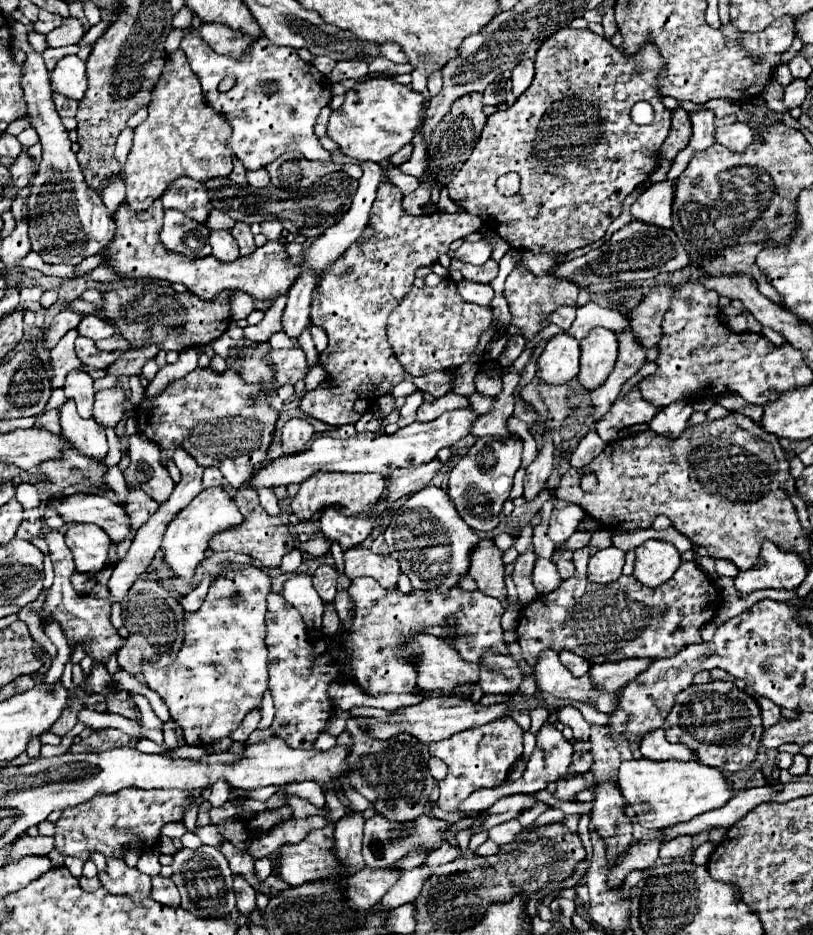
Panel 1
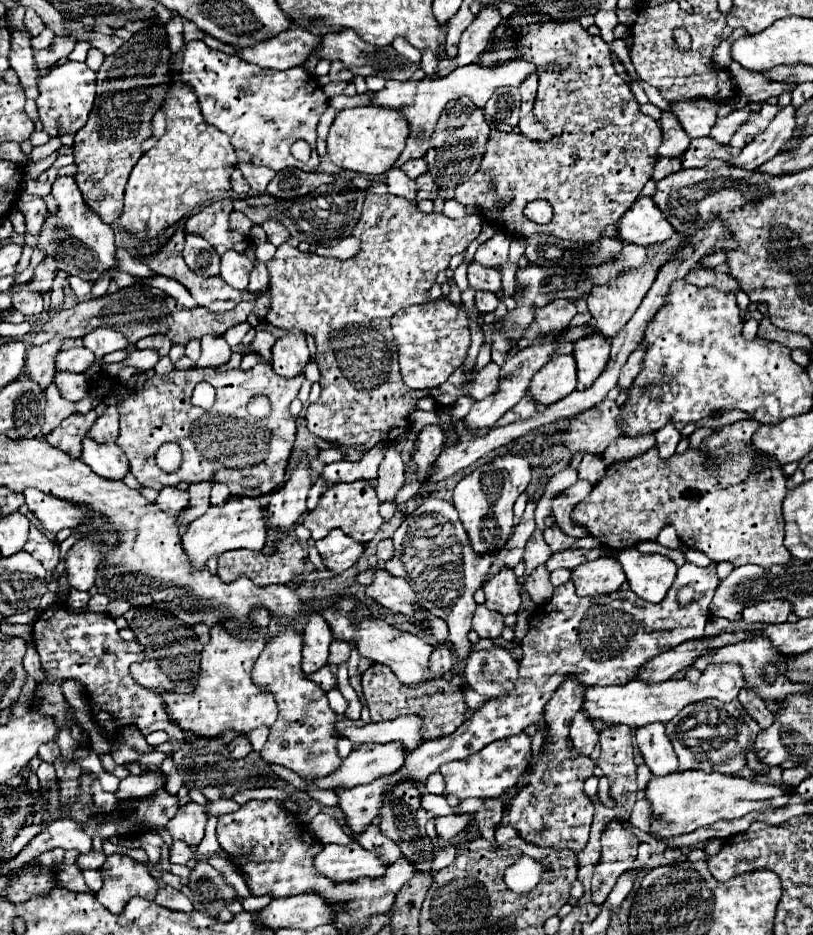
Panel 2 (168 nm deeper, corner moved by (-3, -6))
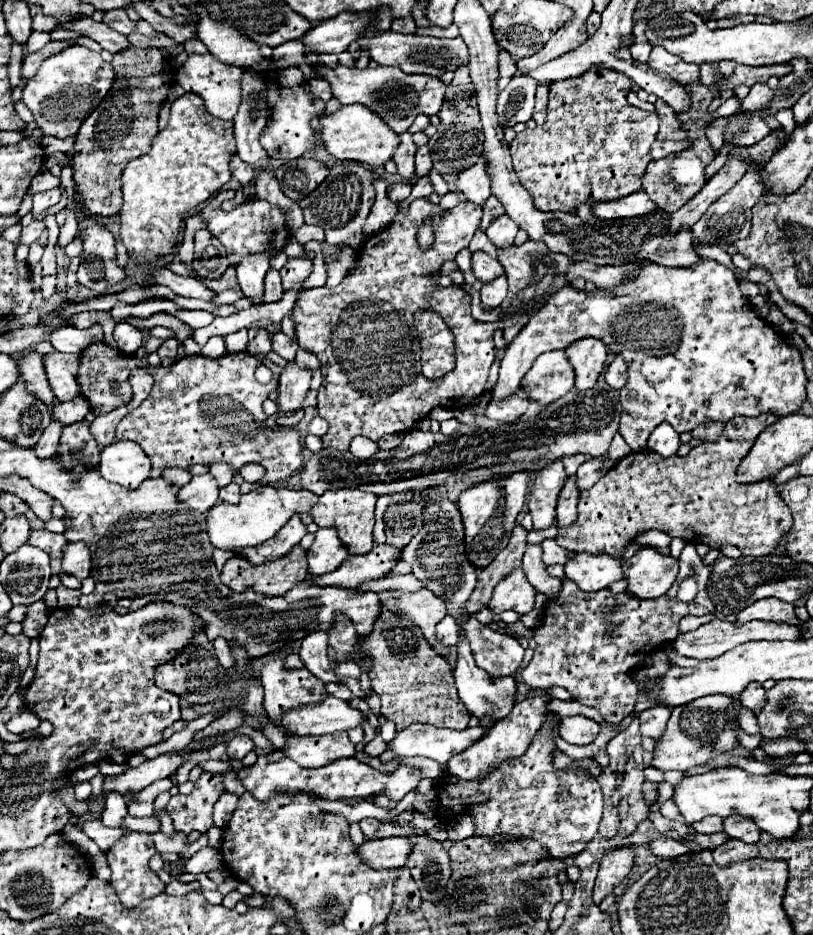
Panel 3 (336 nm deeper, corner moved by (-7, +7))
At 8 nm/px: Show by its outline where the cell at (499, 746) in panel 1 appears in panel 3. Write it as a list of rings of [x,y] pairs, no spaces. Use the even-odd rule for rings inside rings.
[[[528,697],[520,703],[514,705],[512,709],[512,717],[508,717],[508,721],[498,721],[480,741],[476,741],[476,745],[470,745],[468,749],[464,749],[464,753],[458,753],[456,757],[452,757],[452,761],[448,761],[446,769],[466,781],[480,781],[484,777],[488,777],[488,773],[492,773],[492,769],[496,769],[496,765],[508,761],[508,759],[516,759],[522,753],[526,753],[528,745],[532,743],[536,731],[542,727],[542,723],[546,721],[546,703],[550,701],[550,697]]]

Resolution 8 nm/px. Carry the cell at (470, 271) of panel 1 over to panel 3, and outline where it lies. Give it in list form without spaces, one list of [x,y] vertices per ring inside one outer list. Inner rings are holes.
[[[476,251],[476,253],[472,253],[472,273],[478,281],[486,283],[486,281],[492,281],[492,279],[504,275],[504,267],[500,265],[498,259],[490,257],[488,253]]]

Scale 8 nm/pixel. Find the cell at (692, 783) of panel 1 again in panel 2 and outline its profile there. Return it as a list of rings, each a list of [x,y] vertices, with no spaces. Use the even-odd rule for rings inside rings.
[[[702,770],[654,776],[646,788],[646,800],[654,808],[652,830],[662,840],[694,832],[696,828],[708,826],[718,820],[742,818],[748,812],[784,808],[784,806],[788,806],[788,798],[790,798],[790,792],[782,790],[780,786],[760,784],[760,782],[752,782],[752,780],[746,780],[740,776],[726,776],[720,772],[706,774]]]

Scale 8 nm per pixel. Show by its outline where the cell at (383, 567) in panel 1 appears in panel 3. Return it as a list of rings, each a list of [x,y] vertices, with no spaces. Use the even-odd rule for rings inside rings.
[[[388,589],[388,591],[380,591],[378,597],[396,615],[414,621],[422,629],[424,637],[432,647],[440,647],[436,643],[436,631],[434,631],[436,623],[446,615],[446,607],[440,597],[436,597],[430,589],[418,589],[414,593]]]

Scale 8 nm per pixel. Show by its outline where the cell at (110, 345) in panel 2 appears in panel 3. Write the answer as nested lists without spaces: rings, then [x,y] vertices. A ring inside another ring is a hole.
[[[122,321],[114,327],[114,341],[120,347],[120,351],[134,355],[142,347],[142,333],[140,333],[140,329]]]

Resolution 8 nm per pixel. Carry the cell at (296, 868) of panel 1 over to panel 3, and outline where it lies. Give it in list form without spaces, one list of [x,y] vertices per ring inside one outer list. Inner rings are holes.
[[[384,837],[368,839],[356,845],[356,855],[366,861],[372,869],[394,869],[404,867],[412,843],[406,837]]]

